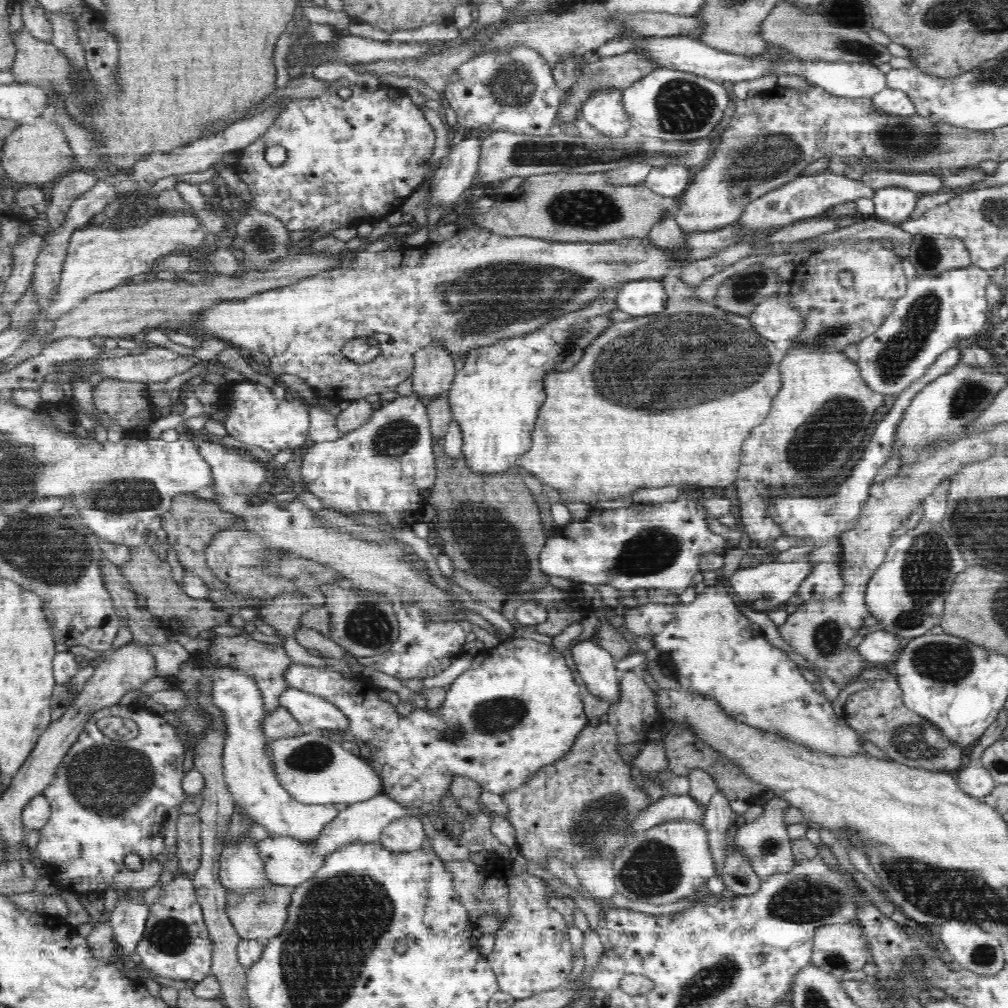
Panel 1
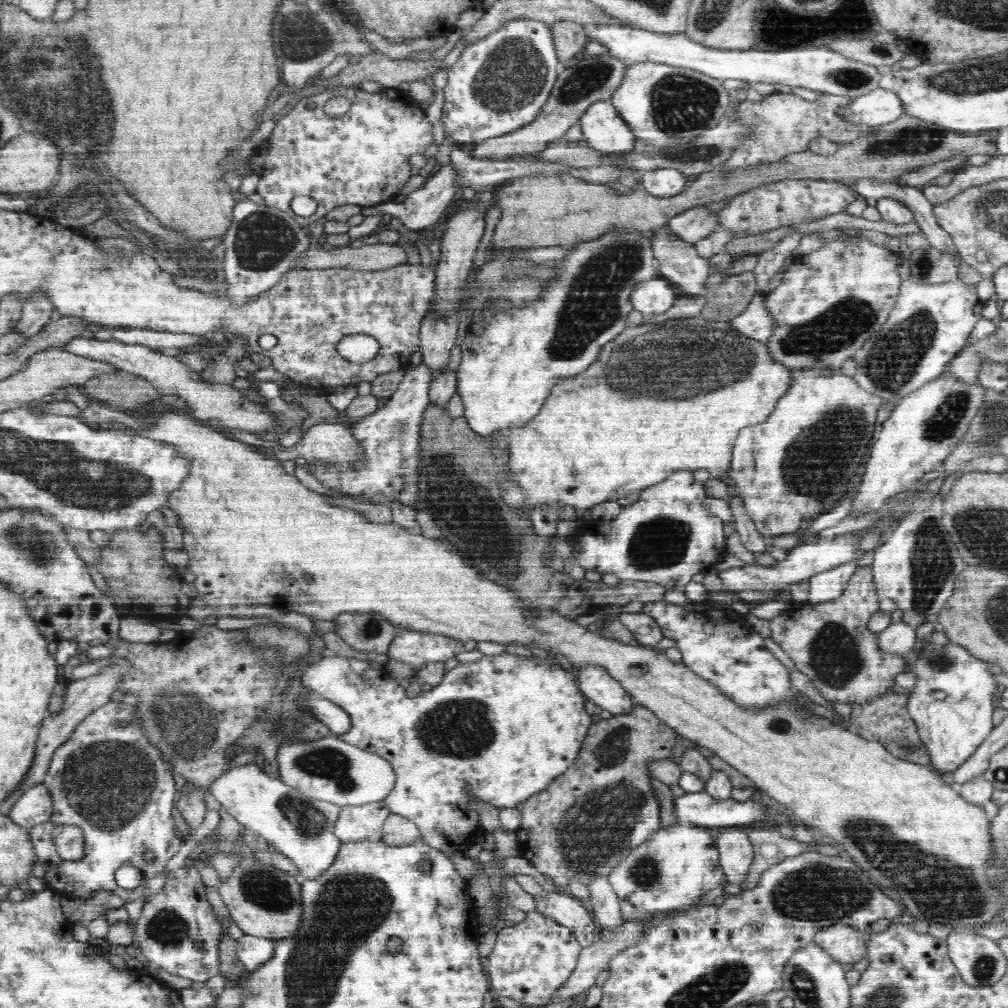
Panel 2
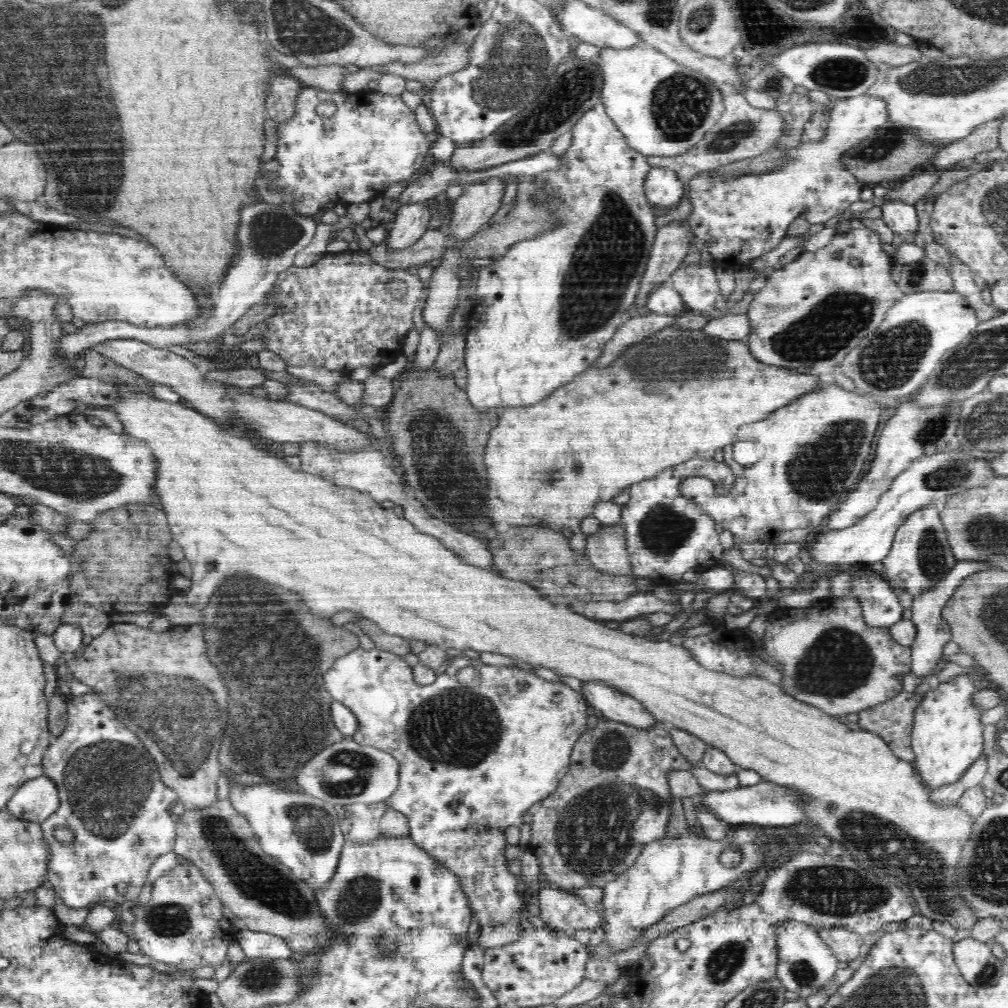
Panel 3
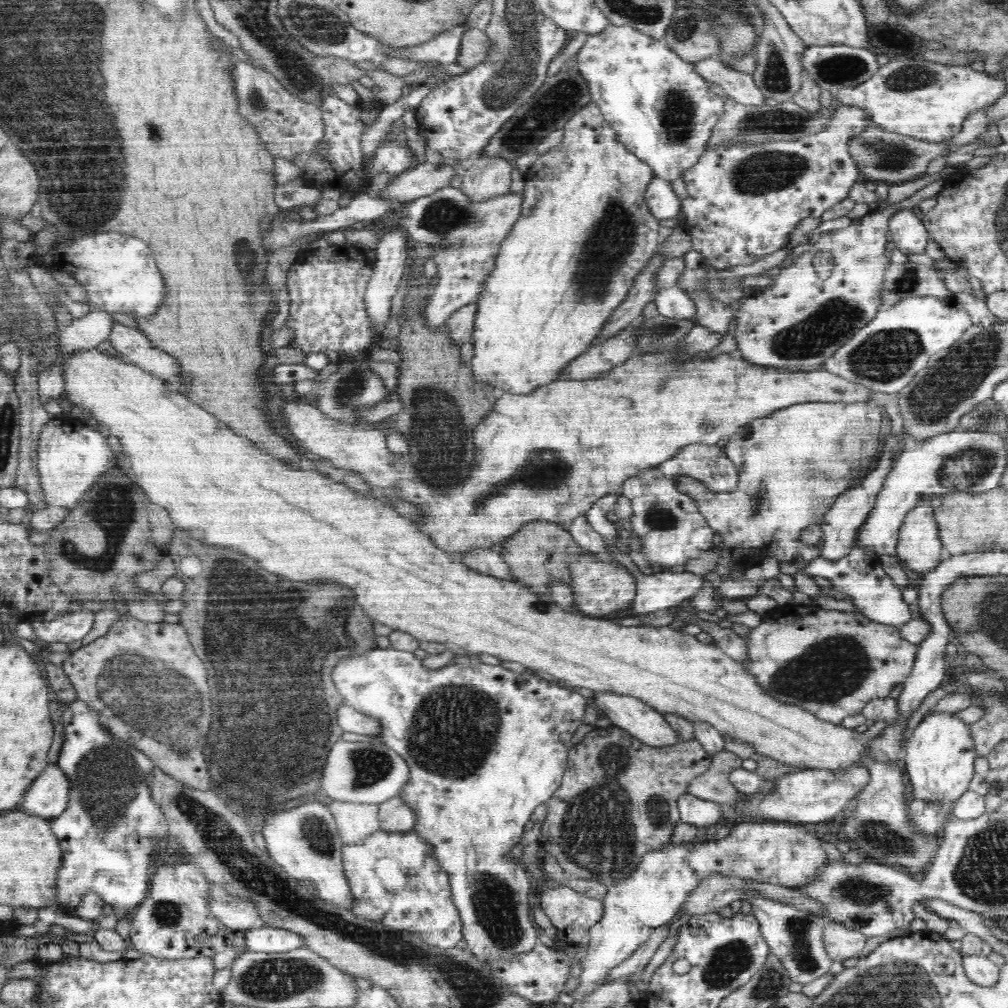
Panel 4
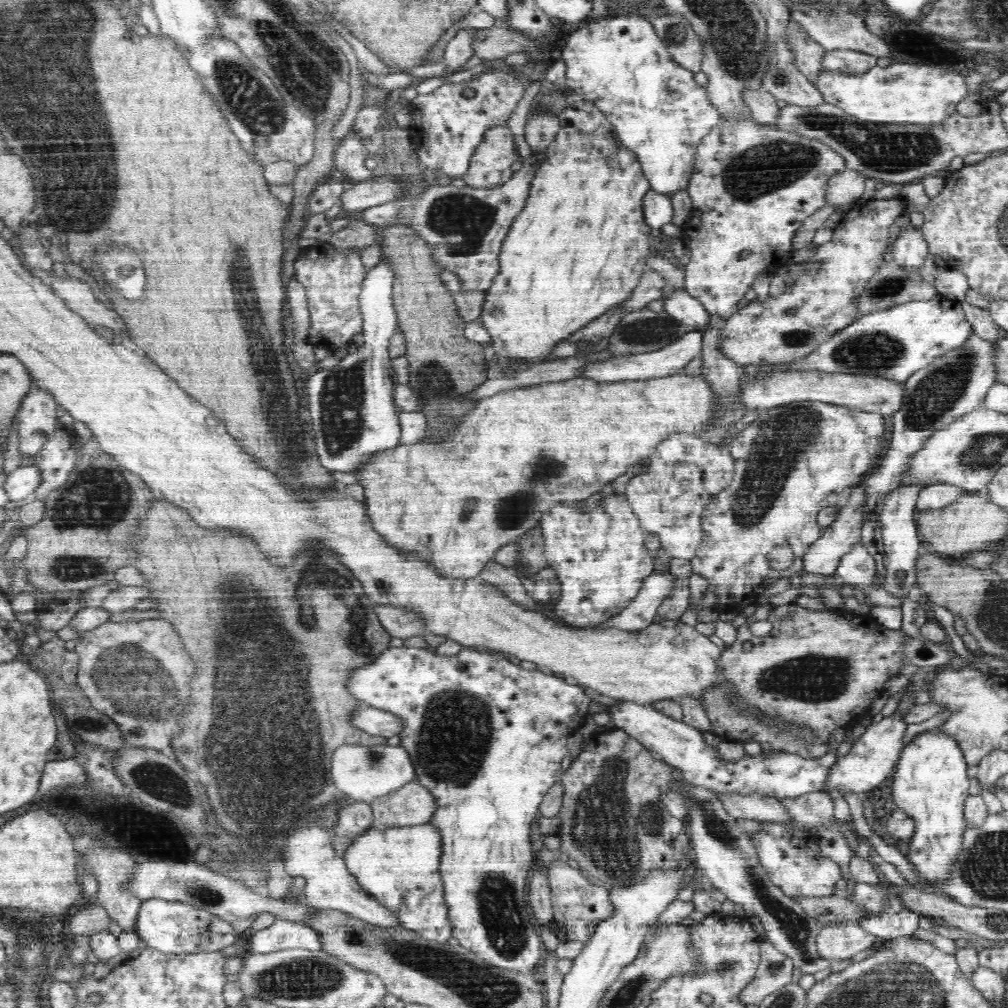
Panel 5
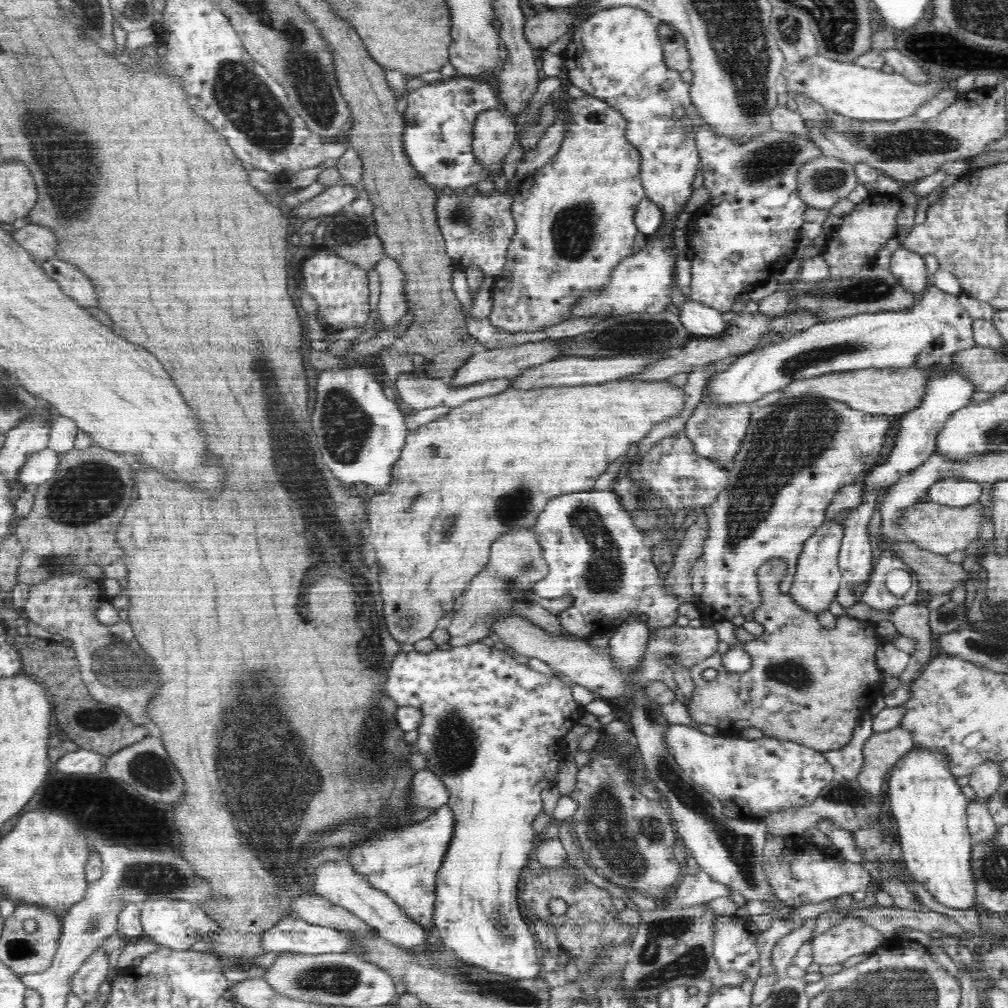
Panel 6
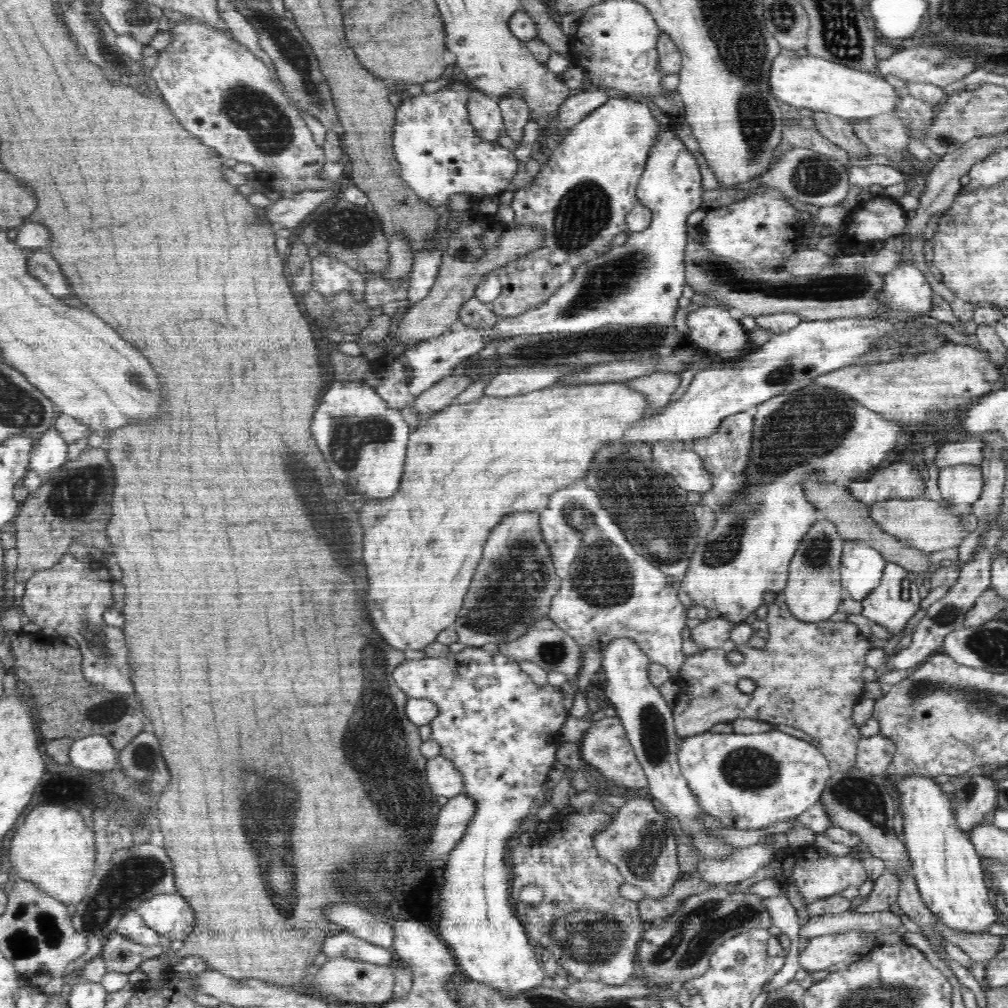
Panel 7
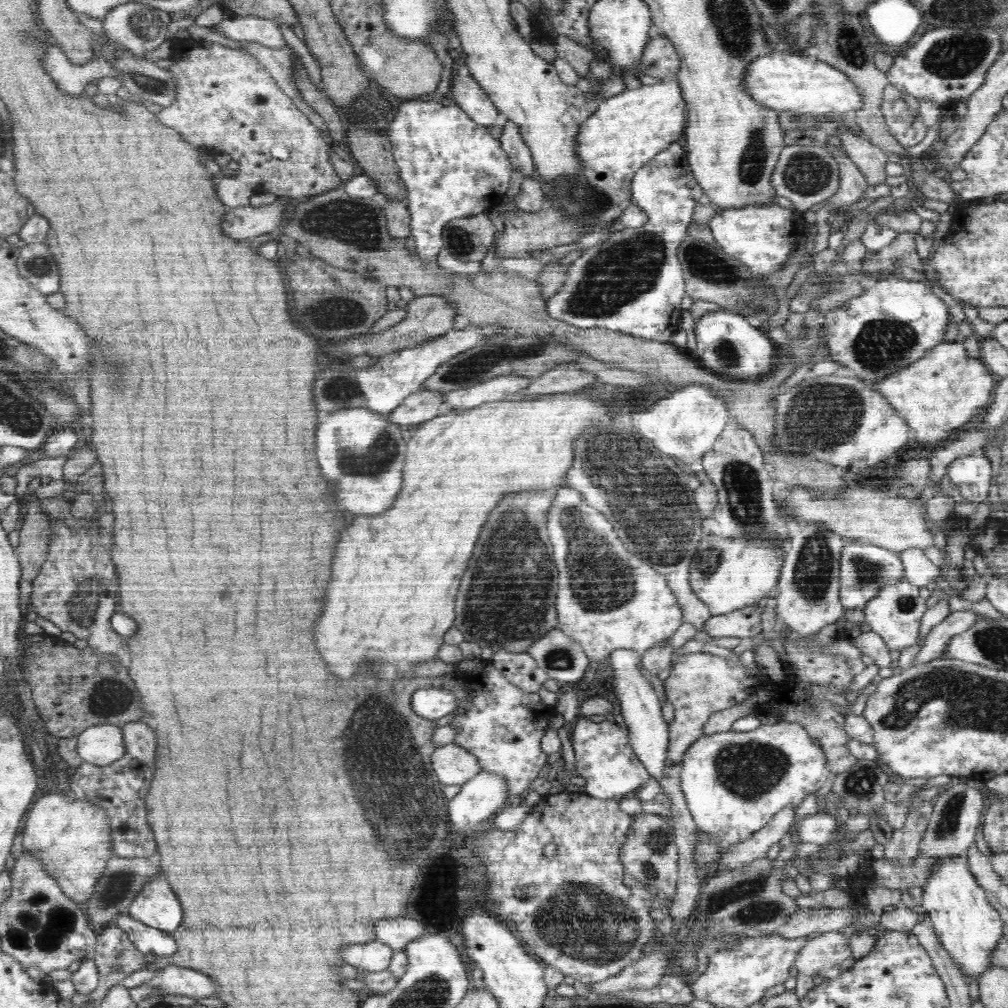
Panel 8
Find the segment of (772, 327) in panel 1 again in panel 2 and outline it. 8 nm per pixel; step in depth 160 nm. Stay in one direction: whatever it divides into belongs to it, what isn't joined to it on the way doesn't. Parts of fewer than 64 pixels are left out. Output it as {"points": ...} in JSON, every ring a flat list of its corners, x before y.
{"points":[[764,293,757,294,748,305,748,308,728,323,740,334,760,342,767,342,770,334,774,332,775,324,774,319,770,318,770,315,766,312,763,301]]}

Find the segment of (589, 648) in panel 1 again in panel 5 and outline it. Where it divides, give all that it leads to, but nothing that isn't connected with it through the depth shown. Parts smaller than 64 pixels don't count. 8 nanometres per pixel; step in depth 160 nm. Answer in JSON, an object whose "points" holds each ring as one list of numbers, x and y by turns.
{"points":[[618,701,618,704,612,705,610,707,610,716,612,717,612,722,614,722,616,728,625,730,631,736,632,739,637,740,638,742,640,742,640,744,643,744,649,751,651,751,654,754,656,758,662,759,670,767,675,767,676,770,683,776,683,778,685,778,687,782,692,785,706,787,707,789,710,789,716,793,730,793,730,794,740,794,740,795,760,794,760,795,774,797,778,799,796,799,800,795,808,795,813,792,821,791,821,788,825,787,825,780,829,776,830,767,837,761,836,760,836,758,838,758,837,748,839,747,839,744,842,743,846,738,844,728,842,728,842,730,834,730,834,732,832,732,832,736,834,736,834,740,830,740,830,750,828,750,826,754,823,754,822,756,816,758,798,756,797,753,794,752,775,752,769,757,765,757,764,753,759,753,758,756,746,756,744,754,742,757,739,758,739,760,728,761,725,760,724,757,720,755,720,752,717,751,717,747,705,743,703,733,700,732,698,729,694,728,693,726,690,726,689,724,686,724,683,720,682,721,674,720,669,716,662,714,662,712,658,712,652,706,636,704,635,702,632,701]]}

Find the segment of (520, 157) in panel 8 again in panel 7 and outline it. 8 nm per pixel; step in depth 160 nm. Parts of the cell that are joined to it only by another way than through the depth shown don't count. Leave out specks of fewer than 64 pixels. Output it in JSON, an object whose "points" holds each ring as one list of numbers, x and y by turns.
{"points":[[502,95,498,101,504,121,505,134,520,144,524,126,530,120,530,111,518,95]]}

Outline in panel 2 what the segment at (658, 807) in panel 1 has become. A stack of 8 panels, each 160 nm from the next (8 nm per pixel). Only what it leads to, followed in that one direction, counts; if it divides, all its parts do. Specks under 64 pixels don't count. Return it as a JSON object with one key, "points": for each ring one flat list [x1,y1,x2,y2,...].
{"points":[[705,790,684,793,674,803,676,825,707,827,712,830,750,824,755,820,771,818,771,813,760,801,751,798,744,802,714,800]]}

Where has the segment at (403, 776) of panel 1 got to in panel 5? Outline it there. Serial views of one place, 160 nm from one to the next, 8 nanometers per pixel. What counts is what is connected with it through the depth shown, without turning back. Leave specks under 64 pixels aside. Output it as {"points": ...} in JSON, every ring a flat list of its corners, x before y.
{"points":[[388,647,377,659,364,667,358,668,354,676,350,676,350,692,362,700,362,704,368,704,374,708,393,712,403,718,403,729,399,732,400,746,409,752,410,760,413,761,417,781,428,790,434,797,435,811,430,821,440,830,442,854,439,864,441,880,445,891,445,902,448,907,448,916,451,923,452,937,460,942,459,946,475,953,480,959,495,967,508,971,530,972,539,967,540,950,543,940,539,930,530,922,527,907,527,892,530,864,532,864,532,846,530,846,530,824,539,817,540,804,548,790,561,782,563,777,562,760,568,755,566,738,577,733,580,724,588,715,592,701,584,693,585,688,580,685,572,686,566,682,567,679,543,674,538,669,526,670,522,667,506,662,504,655,490,652,478,647,463,648,456,656,440,656,426,649,408,647]]}

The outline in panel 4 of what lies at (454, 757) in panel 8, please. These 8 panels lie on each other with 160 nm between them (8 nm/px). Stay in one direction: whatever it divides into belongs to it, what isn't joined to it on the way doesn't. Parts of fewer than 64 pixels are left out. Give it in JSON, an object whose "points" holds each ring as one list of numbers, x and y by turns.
{"points":[[399,795,379,804,378,816,381,830,388,832,412,831,415,825,414,811,406,806]]}

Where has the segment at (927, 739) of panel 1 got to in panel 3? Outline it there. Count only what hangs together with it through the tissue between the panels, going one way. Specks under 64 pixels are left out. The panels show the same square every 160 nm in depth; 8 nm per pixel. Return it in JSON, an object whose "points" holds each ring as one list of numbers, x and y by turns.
{"points":[[901,691,899,699,886,701,857,712,858,726,882,737,890,750,902,760,914,763,916,755,911,745,911,730,916,707,922,700,922,692]]}

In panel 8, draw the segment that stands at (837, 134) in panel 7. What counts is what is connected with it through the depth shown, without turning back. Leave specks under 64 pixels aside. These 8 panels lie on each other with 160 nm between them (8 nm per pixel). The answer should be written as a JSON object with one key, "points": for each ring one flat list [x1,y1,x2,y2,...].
{"points":[[842,131,841,135,838,135,838,140,840,140,848,156,867,178,868,184,884,183,884,180,888,177,885,173,888,160,887,151,874,146,864,137,854,135,852,131]]}

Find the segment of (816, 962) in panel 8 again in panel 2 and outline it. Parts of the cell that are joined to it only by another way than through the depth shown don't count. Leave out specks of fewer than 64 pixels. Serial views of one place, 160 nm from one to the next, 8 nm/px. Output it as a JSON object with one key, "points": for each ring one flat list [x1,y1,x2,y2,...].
{"points":[[836,925,819,930,813,942,824,948,834,960,854,964,867,955,867,935,868,932,854,927]]}

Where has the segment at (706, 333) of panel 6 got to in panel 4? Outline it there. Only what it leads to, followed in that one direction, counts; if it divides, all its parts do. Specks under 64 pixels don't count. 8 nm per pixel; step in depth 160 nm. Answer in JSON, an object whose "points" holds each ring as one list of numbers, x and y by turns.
{"points":[[679,284,676,287,658,289,653,301,659,314,666,318,688,320,694,319,696,314,696,305,690,292,682,289]]}

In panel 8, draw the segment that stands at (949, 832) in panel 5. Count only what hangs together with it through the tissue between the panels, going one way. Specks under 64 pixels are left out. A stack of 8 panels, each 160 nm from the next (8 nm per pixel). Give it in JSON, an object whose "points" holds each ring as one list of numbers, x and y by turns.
{"points":[[965,856,942,859,921,895,921,909,926,912,934,934,948,956,958,965,958,970,964,974,982,976,994,967,990,956,1001,943,1004,923,968,869]]}

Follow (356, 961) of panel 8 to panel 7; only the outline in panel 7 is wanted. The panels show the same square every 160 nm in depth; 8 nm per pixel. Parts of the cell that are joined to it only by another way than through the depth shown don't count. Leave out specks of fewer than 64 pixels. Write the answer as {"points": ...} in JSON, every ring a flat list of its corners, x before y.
{"points":[[340,931,329,937,322,944,322,953,327,957,350,958,377,965,388,965,394,960,392,949,371,944,350,931]]}

